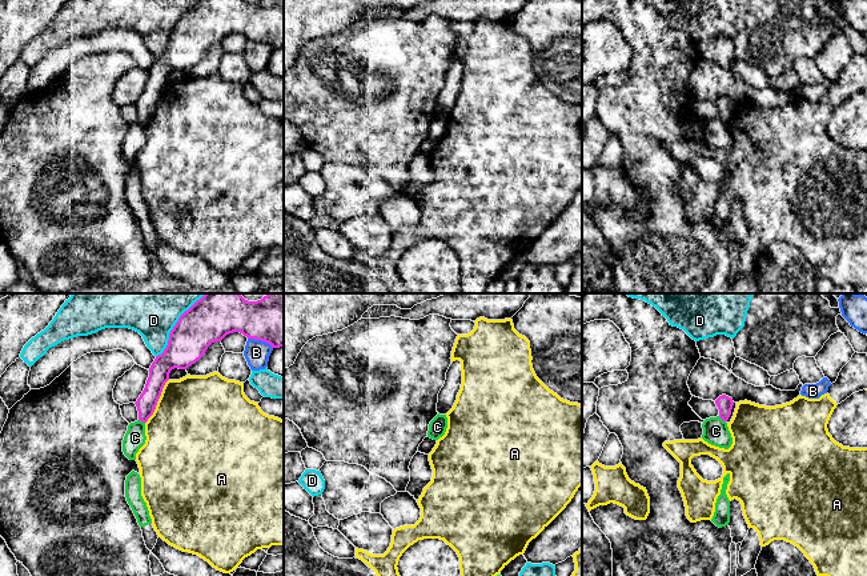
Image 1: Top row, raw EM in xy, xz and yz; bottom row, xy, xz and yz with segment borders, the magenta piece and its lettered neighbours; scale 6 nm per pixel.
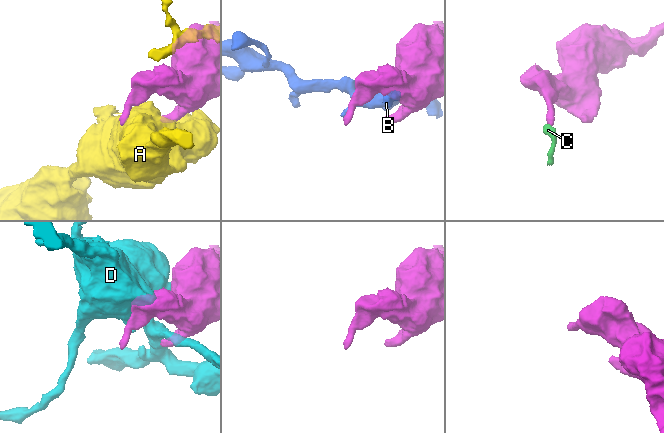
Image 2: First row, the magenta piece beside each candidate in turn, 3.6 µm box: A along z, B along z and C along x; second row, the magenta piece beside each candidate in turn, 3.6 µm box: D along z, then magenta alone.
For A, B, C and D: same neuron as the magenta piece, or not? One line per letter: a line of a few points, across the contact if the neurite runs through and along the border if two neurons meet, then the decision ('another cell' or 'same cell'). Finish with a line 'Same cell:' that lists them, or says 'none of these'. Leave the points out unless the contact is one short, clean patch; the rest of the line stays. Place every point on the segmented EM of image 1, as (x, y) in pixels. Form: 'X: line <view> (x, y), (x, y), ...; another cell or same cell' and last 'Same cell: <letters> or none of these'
A: another cell
B: line xy (248, 338), (264, 340), (272, 348); another cell
C: line yz (718, 416), (725, 422); another cell
D: another cell
Same cell: none of these

